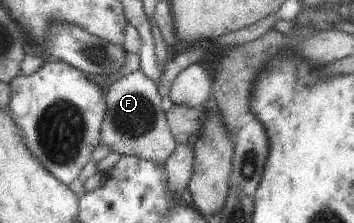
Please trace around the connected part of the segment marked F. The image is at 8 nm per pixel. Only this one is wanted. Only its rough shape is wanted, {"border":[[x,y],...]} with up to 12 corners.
{"border":[[156,84],[108,86],[99,144],[158,163],[177,145]]}

